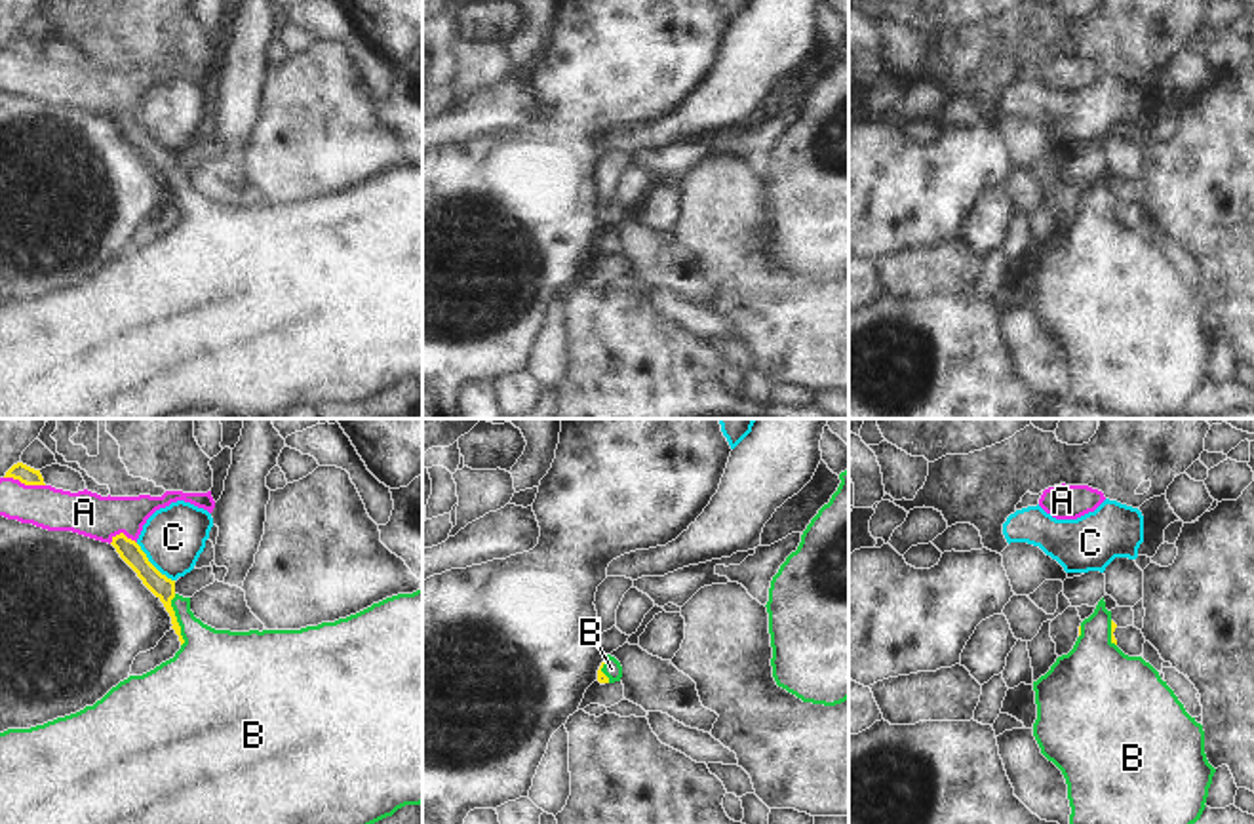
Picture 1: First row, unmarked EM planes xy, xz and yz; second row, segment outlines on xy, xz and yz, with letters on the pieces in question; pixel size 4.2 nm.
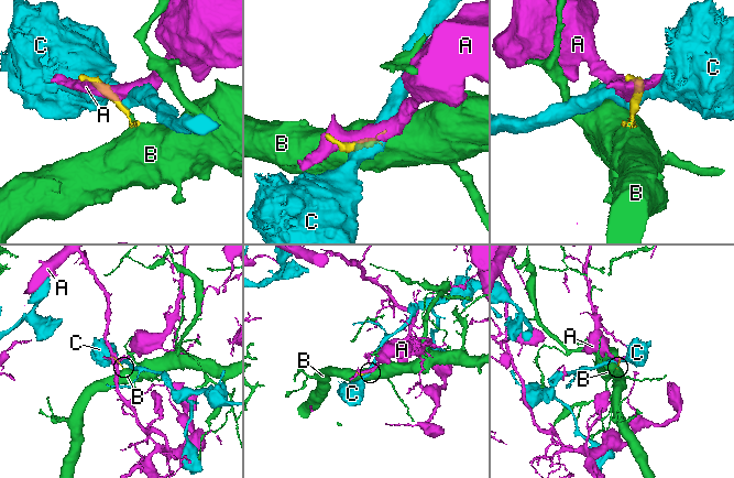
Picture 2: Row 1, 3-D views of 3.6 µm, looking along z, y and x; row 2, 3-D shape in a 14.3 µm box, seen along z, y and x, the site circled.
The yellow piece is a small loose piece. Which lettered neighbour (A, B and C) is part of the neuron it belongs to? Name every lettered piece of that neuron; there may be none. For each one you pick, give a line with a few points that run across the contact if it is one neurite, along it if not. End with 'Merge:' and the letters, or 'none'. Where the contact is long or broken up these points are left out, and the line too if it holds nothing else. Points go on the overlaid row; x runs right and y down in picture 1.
B: line xy (162, 587), (176, 611), (176, 621), (204, 649), (214, 667)
Merge: B

